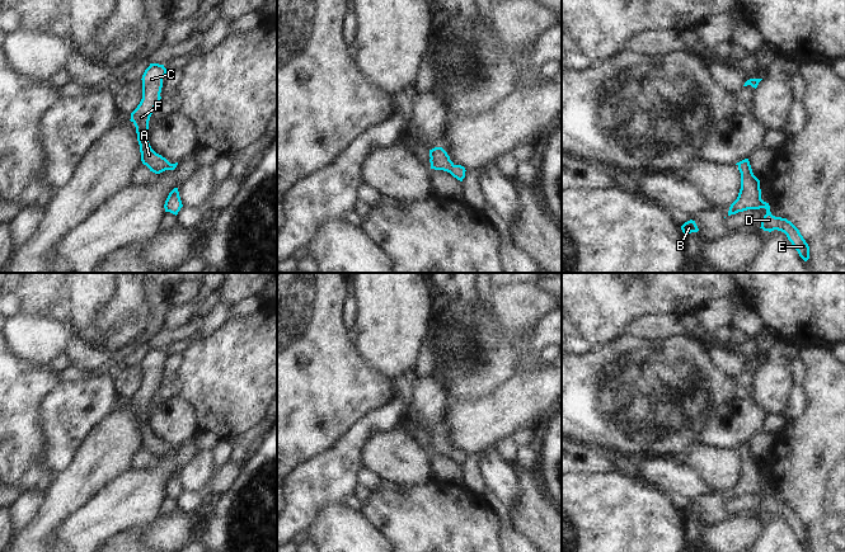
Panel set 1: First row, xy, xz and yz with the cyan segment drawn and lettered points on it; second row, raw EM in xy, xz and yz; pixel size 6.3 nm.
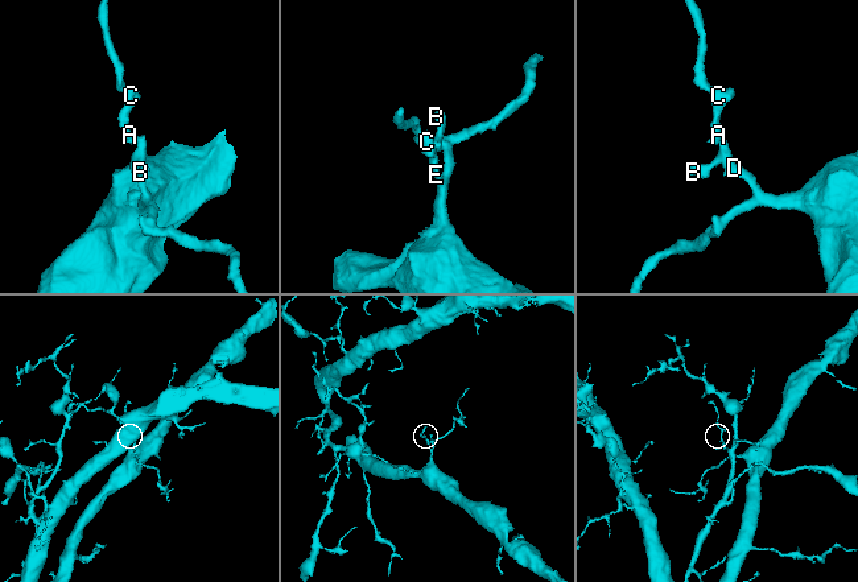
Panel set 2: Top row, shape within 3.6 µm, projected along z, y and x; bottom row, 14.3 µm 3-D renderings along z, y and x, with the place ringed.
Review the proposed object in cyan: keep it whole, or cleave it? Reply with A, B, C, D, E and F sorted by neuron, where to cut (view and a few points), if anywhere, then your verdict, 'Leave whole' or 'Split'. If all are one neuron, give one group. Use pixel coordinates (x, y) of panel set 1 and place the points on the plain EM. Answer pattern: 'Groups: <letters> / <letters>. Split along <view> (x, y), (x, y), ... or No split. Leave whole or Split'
Groups: A B C D E F. No split. Leave whole.

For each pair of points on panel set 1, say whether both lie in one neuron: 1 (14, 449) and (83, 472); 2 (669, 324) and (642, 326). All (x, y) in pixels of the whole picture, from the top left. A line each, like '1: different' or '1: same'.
1: different
2: same

